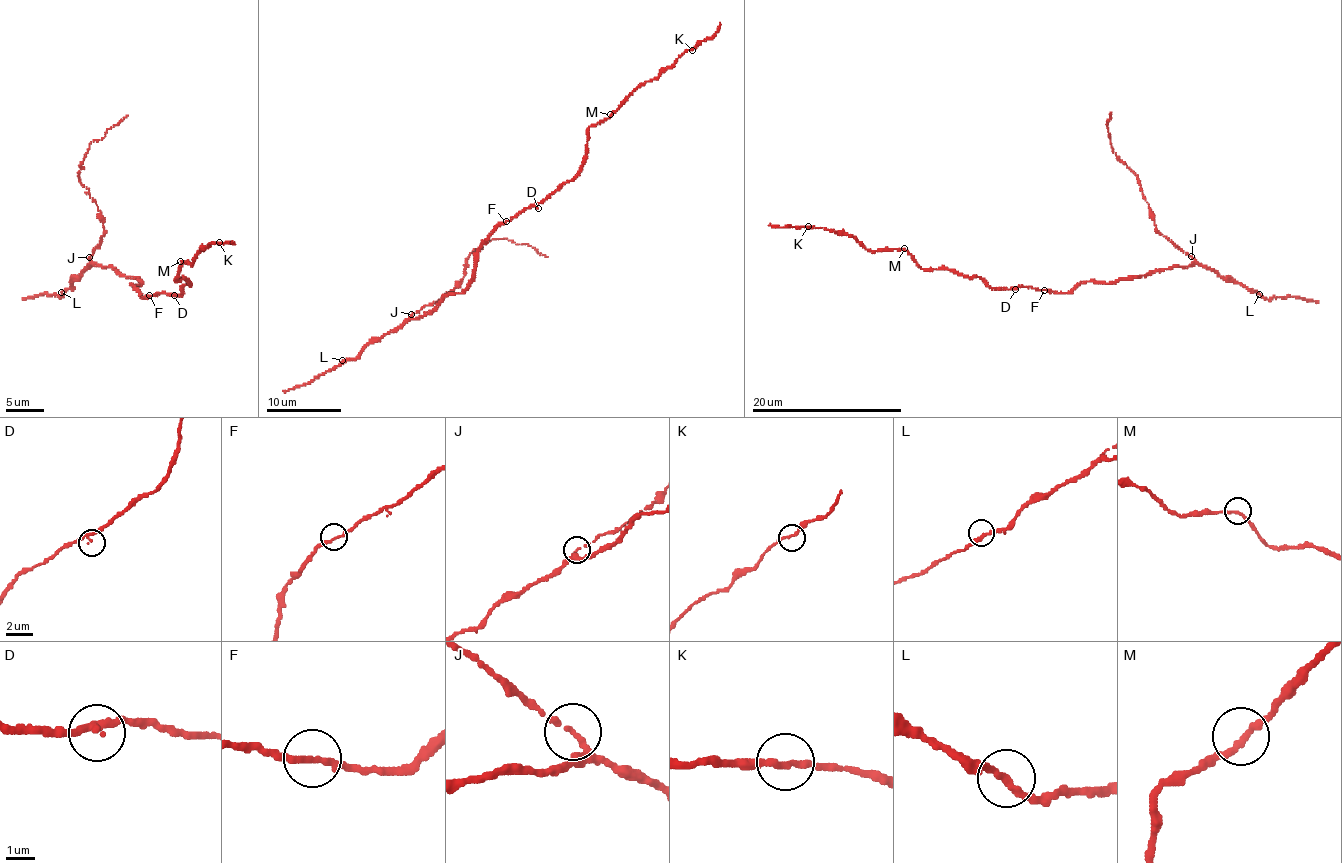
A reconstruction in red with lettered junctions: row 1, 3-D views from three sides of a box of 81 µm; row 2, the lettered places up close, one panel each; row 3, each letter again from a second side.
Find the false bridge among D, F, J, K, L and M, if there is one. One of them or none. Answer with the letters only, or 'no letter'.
no letter

